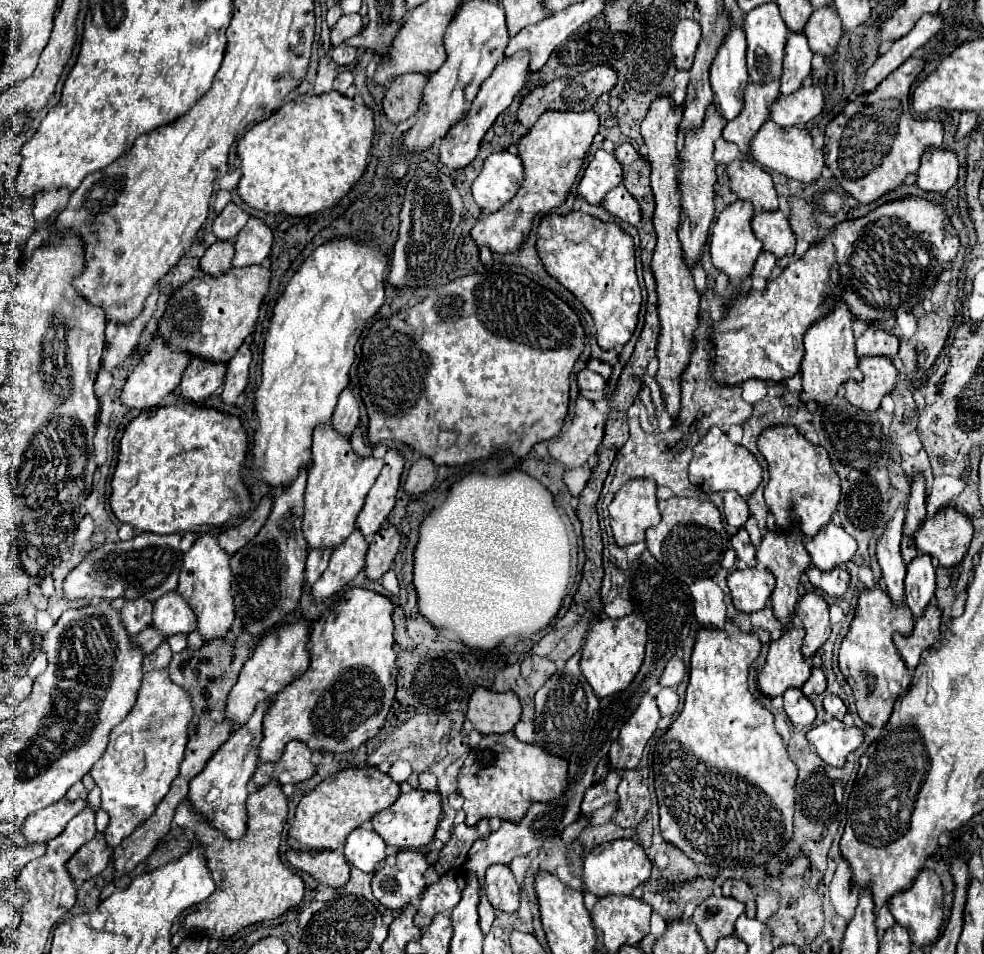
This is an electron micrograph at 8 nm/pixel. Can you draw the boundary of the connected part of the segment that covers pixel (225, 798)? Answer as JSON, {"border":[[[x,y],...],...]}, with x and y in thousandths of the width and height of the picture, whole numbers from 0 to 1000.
{"border":[[[264,736],[254,751],[250,759],[240,763],[236,771],[217,788],[217,792],[211,797],[207,807],[193,820],[193,841],[199,849],[203,849],[211,860],[220,864],[232,878],[244,878],[250,872],[250,862],[252,862],[252,849],[250,849],[250,836],[254,832],[252,822],[260,809],[260,803],[264,799],[262,784],[266,776],[266,755],[270,751],[274,736]]]}

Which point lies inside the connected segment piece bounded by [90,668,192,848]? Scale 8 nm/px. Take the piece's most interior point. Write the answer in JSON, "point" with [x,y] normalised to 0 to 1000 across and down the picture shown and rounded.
{"point":[137,810]}

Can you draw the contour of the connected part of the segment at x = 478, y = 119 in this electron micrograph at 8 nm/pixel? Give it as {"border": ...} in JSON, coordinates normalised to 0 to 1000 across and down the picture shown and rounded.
{"border":[[[524,55],[524,59],[518,59],[518,61],[512,61],[504,71],[502,75],[496,80],[496,84],[492,84],[492,88],[488,90],[488,96],[484,99],[484,103],[480,105],[480,113],[476,115],[476,122],[472,122],[472,126],[467,126],[465,130],[461,130],[457,136],[455,136],[455,143],[449,145],[447,149],[447,168],[451,174],[455,174],[457,178],[463,178],[463,176],[472,176],[476,174],[484,161],[486,161],[486,153],[488,153],[488,147],[492,145],[494,136],[502,130],[502,126],[520,109],[522,101],[535,90],[535,84],[537,84],[537,55]]]}

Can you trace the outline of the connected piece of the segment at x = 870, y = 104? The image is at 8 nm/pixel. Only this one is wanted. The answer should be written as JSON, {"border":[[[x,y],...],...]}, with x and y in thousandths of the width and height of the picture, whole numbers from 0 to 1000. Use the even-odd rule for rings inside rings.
{"border":[[[925,59],[890,94],[872,101],[839,132],[839,174],[848,180],[856,197],[876,214],[884,214],[902,199],[913,197],[927,180],[933,180],[931,193],[937,199],[963,201],[974,189],[974,161],[955,155],[957,128],[931,126],[925,117],[925,90],[939,69],[941,59]]]}

